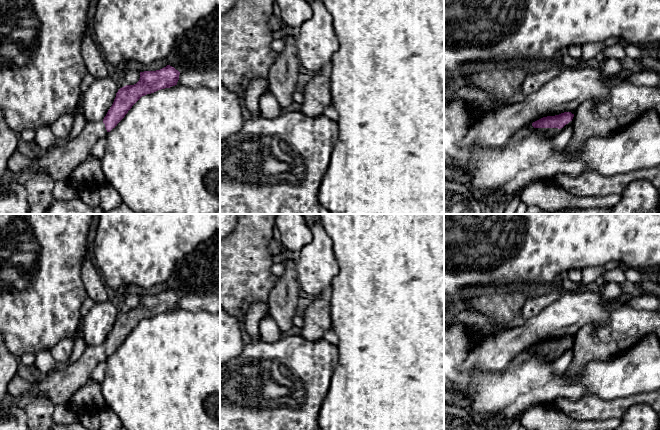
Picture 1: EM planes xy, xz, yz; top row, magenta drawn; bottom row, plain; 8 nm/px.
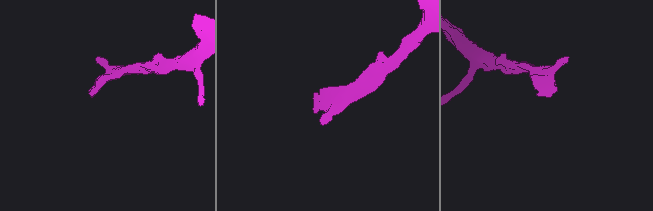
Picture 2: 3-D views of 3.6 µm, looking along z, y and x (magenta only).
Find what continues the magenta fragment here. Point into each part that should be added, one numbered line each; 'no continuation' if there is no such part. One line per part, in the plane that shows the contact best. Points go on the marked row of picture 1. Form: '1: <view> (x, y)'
1: yz (545, 132)

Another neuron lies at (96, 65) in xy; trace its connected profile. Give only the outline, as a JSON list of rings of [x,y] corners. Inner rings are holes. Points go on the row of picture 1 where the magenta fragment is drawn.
[[[88,24],[85,29],[81,51],[88,73],[95,79],[105,78],[111,73],[111,69],[107,65],[102,51],[98,49],[97,42],[91,36]]]

